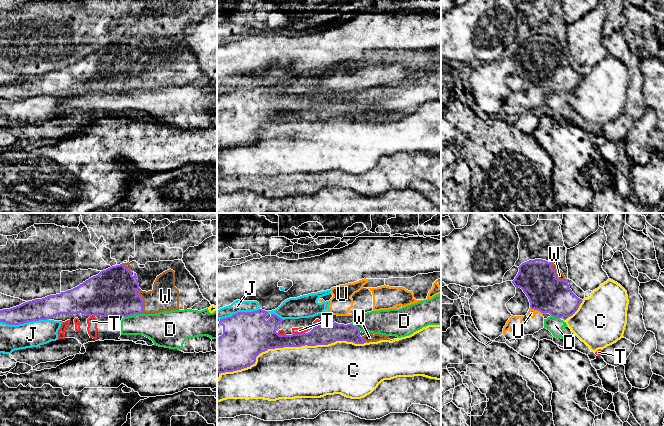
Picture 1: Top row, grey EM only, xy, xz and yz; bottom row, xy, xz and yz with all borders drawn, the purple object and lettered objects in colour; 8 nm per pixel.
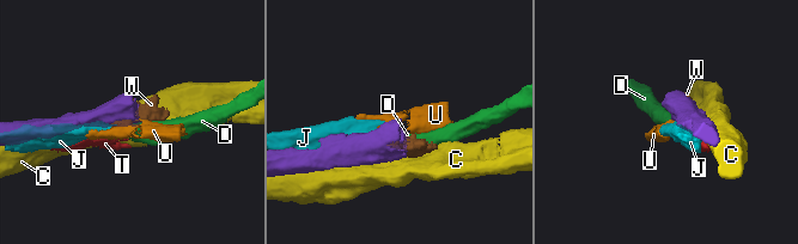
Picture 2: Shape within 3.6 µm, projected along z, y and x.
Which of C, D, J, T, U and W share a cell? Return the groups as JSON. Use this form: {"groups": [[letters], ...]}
{"groups": [["C"], ["D", "T"], ["J", "U"], ["W"]]}

